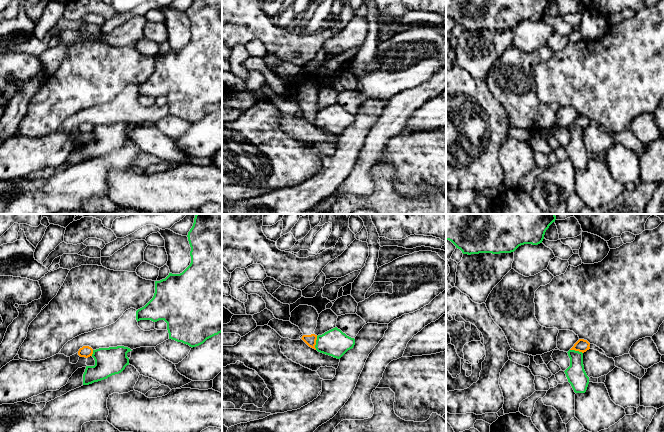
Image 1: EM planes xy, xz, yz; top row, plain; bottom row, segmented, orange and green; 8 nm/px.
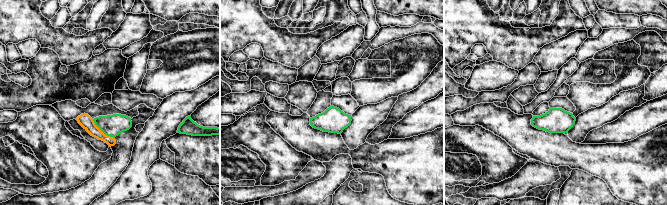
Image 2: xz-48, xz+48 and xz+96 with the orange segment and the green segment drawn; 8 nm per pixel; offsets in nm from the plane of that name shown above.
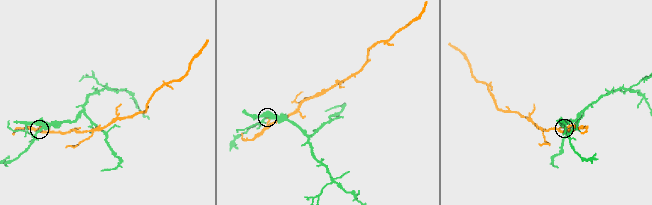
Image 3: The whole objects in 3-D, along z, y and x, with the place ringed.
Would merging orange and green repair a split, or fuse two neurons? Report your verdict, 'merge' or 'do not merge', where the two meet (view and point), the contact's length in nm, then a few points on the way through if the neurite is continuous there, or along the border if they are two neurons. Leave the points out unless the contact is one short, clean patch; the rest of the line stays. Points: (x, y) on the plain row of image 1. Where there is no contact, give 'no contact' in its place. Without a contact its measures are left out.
do not merge; contact xz (315, 119); length 110 nm; border xz (317, 112), (315, 125)

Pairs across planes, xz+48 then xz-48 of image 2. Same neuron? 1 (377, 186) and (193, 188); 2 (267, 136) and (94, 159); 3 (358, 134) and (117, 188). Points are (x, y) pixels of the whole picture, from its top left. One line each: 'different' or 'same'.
1: same
2: same
3: different

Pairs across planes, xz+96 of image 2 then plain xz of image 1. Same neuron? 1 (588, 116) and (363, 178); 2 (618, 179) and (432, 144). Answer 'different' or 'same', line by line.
1: different
2: same

